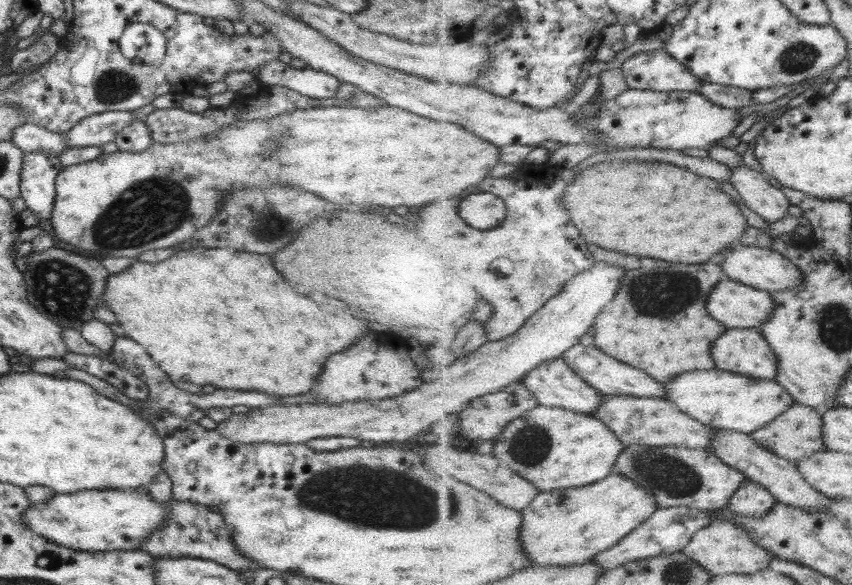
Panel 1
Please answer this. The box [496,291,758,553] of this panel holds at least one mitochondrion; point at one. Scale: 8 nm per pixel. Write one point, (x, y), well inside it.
(668, 475)

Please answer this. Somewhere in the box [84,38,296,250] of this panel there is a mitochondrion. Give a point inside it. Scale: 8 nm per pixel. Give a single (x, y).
(112, 86)

